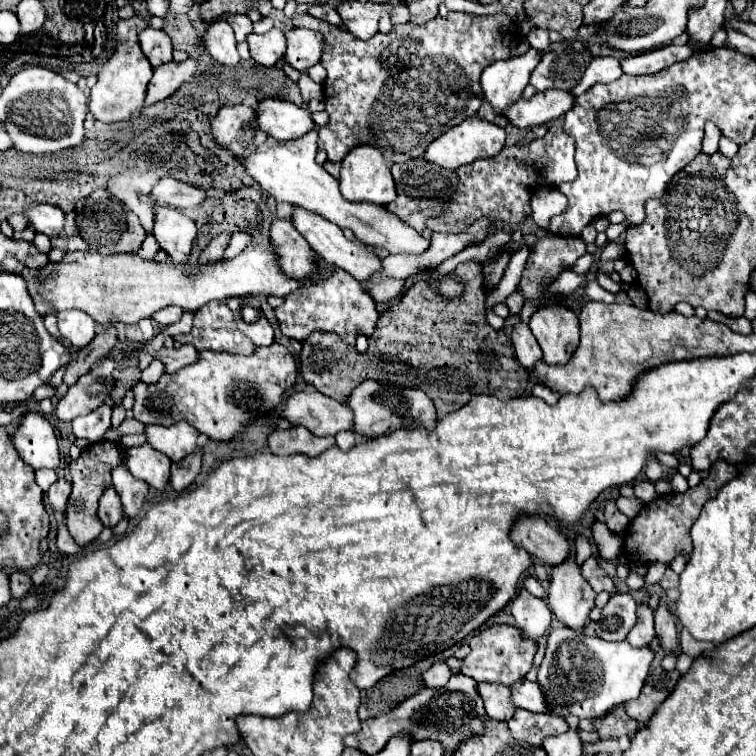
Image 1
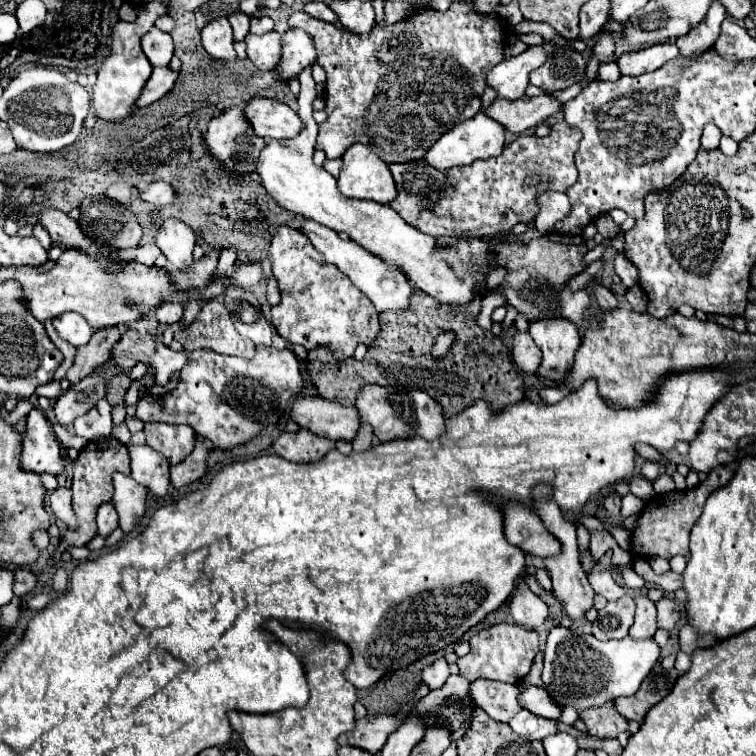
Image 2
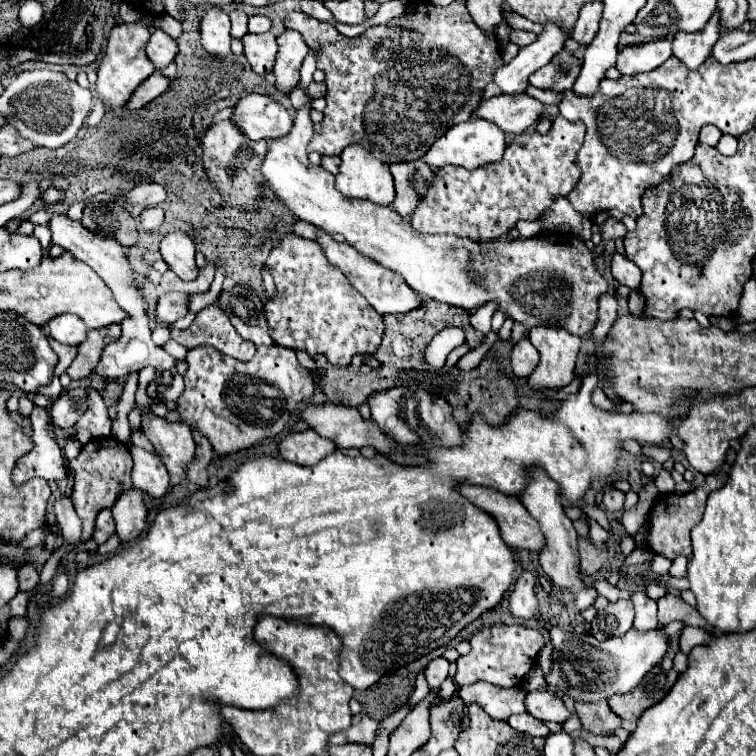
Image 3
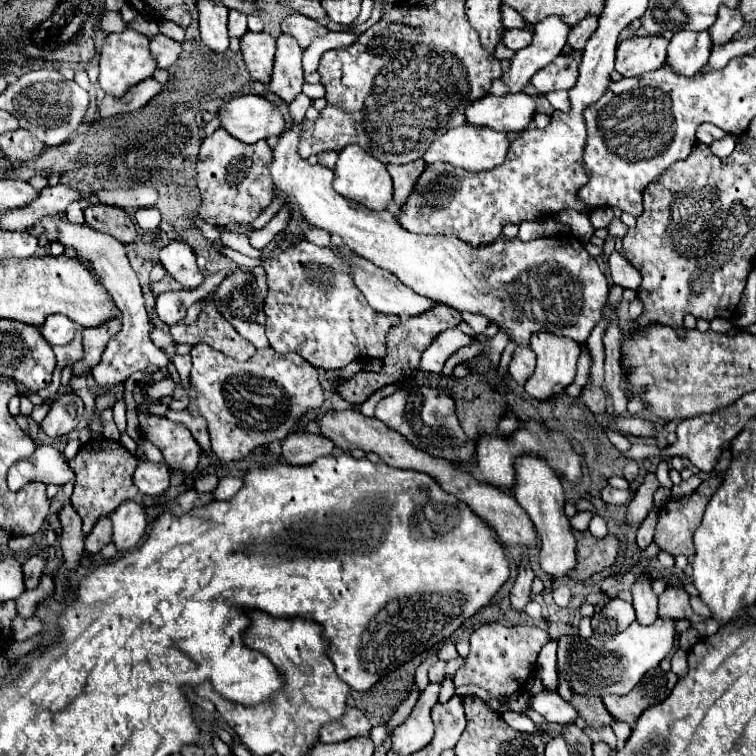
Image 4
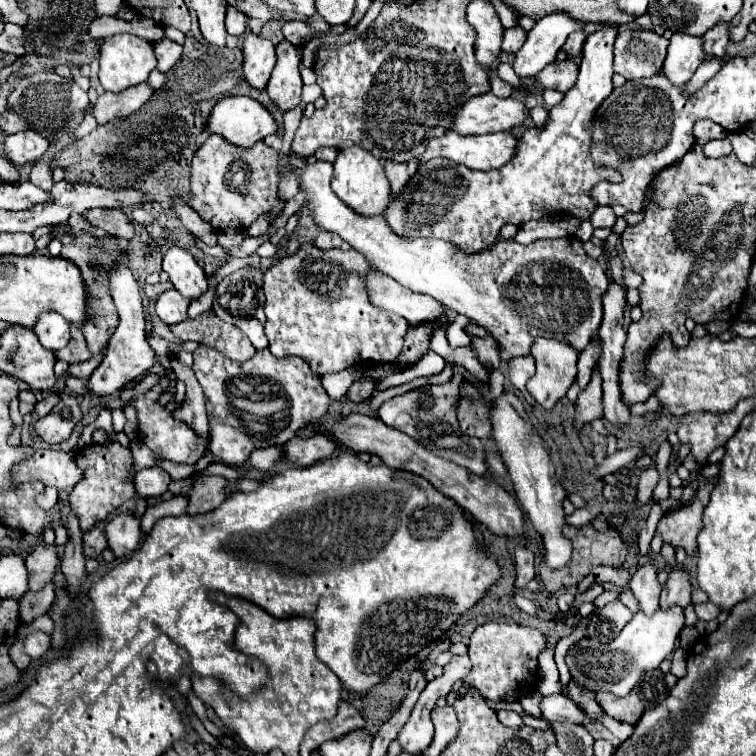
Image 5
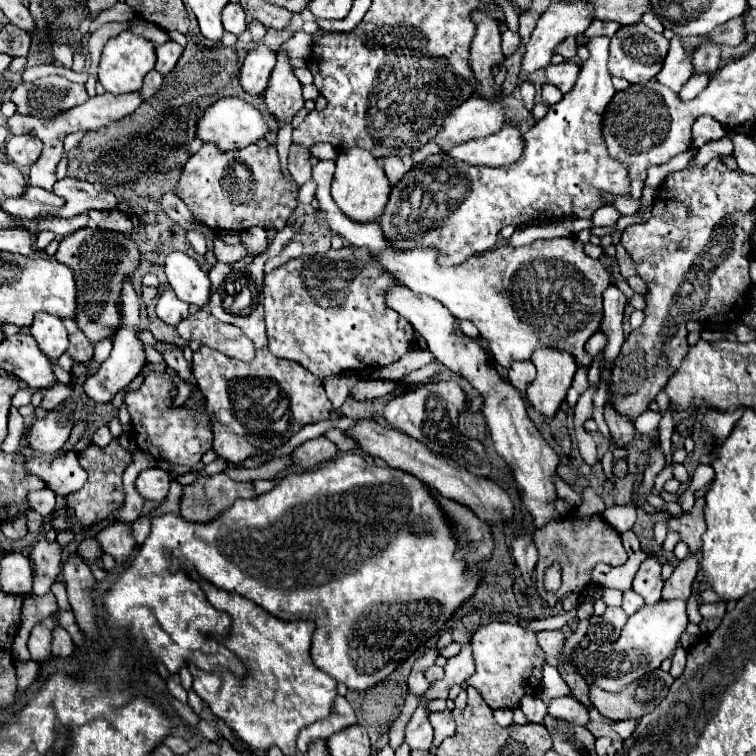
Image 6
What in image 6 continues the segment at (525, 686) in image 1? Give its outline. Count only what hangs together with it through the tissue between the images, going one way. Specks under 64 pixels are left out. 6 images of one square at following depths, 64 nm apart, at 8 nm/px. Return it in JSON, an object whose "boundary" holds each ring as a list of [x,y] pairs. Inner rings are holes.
{"boundary":[[[572,696],[554,698],[548,706],[548,714],[554,714],[554,718],[566,720],[566,722],[572,722],[572,724],[578,724],[578,726],[586,726],[590,722],[588,708]]]}

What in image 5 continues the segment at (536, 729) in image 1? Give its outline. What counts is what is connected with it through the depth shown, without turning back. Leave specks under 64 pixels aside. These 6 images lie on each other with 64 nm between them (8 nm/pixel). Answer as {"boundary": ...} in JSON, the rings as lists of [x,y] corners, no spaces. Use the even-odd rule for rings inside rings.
{"boundary":[[[502,708],[502,710],[498,710],[496,714],[498,714],[498,720],[500,720],[504,726],[510,726],[510,728],[520,728],[520,726],[522,726],[520,714],[514,712],[514,710],[506,710],[506,708]]]}

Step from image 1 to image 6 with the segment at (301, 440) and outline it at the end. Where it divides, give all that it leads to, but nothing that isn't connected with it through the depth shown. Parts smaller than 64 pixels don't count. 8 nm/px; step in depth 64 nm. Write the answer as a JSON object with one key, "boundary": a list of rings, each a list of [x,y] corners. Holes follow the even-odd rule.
{"boundary":[[[320,436],[320,438],[314,438],[314,440],[308,440],[304,442],[302,446],[298,446],[294,452],[292,452],[292,460],[296,466],[300,466],[302,470],[310,470],[310,468],[316,468],[324,462],[330,462],[338,456],[338,448],[334,442],[330,442],[328,438]]]}

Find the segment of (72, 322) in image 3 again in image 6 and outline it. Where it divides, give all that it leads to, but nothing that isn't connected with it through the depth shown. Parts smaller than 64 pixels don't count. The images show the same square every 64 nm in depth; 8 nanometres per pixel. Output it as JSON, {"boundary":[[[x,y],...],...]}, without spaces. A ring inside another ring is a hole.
{"boundary":[[[40,312],[40,314],[36,314],[36,318],[30,326],[30,334],[38,342],[38,348],[42,350],[42,354],[46,354],[48,360],[52,362],[52,370],[54,370],[56,380],[62,384],[68,384],[72,376],[56,364],[58,358],[68,348],[68,332],[66,332],[62,320],[58,316]]]}

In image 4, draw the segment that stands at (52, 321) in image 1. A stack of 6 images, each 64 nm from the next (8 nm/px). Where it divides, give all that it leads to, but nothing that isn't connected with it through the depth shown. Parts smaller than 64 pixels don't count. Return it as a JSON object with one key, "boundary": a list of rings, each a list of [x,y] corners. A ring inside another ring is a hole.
{"boundary":[[[76,336],[70,344],[56,346],[56,348],[54,348],[54,354],[56,354],[56,360],[58,360],[58,366],[60,366],[60,368],[70,366],[70,364],[76,364],[78,360],[82,360],[82,358],[84,358],[82,338],[80,338],[80,336]]]}

